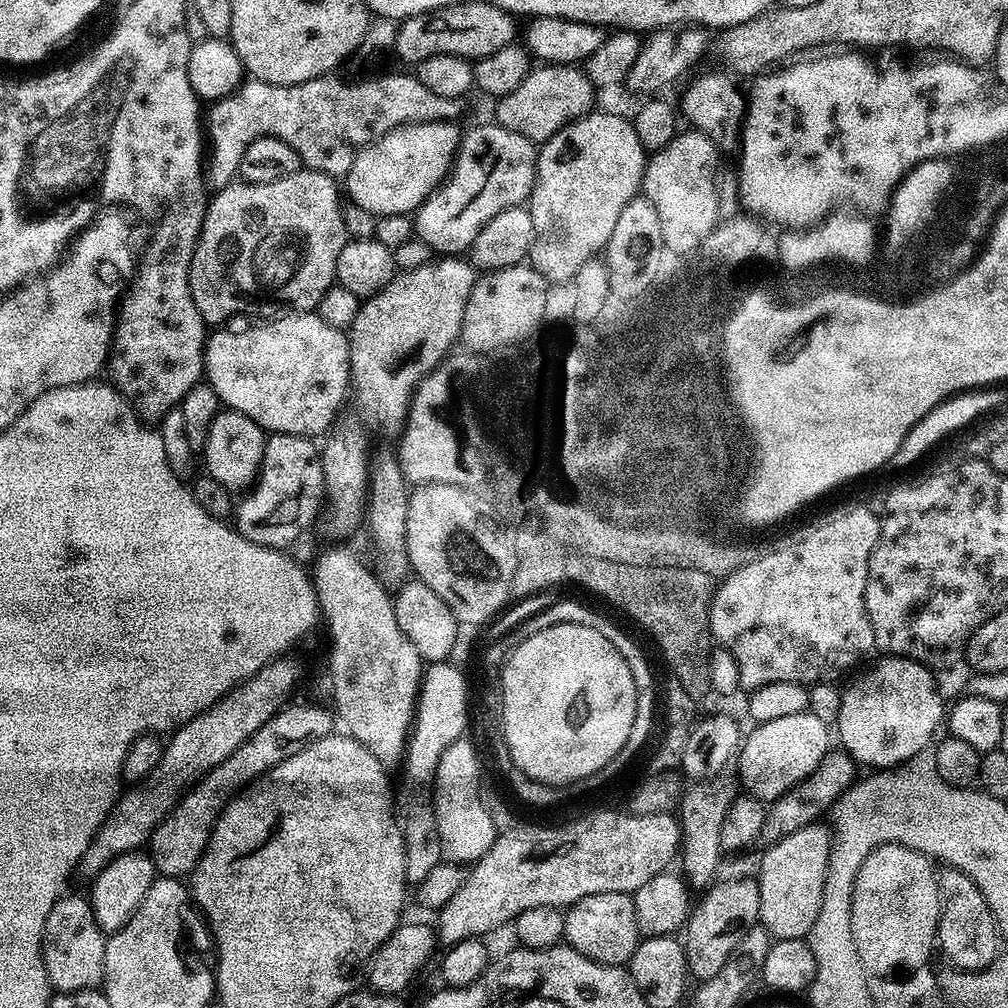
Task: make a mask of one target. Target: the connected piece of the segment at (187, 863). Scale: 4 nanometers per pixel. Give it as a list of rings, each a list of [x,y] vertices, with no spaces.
[[[261,727],[251,740],[246,741],[230,758],[226,758],[222,766],[215,768],[210,775],[195,785],[172,813],[156,827],[150,841],[150,855],[161,877],[179,881],[183,881],[184,876],[191,877],[204,861],[204,855],[208,853],[212,835],[216,832],[216,824],[223,816],[224,809],[245,789],[255,785],[261,777],[280,765],[280,736],[267,727]]]

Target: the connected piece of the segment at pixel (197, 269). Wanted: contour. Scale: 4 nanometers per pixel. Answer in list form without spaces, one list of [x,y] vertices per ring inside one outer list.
[[[304,170],[273,184],[236,182],[215,193],[216,201],[207,205],[190,265],[192,297],[205,325],[223,325],[229,318],[244,314],[255,300],[285,304],[285,309],[296,314],[319,309],[322,298],[337,283],[338,258],[342,258],[342,250],[350,239],[336,184],[325,172]]]

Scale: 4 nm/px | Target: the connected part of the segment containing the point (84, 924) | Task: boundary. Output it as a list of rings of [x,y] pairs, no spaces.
[[[65,895],[50,910],[50,918],[44,931],[44,965],[48,970],[48,982],[57,993],[91,992],[104,983],[106,970],[106,933],[98,926],[87,895]]]

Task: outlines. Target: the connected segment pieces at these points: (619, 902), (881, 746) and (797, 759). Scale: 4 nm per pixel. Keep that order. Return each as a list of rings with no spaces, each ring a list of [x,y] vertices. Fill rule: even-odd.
[[[594,894],[594,898],[582,898],[582,902],[567,909],[564,921],[564,940],[567,947],[582,954],[587,960],[593,960],[595,964],[605,964],[608,968],[631,965],[642,939],[631,895]]]
[[[884,658],[865,676],[860,676],[849,688],[843,689],[842,714],[838,721],[843,751],[847,752],[857,765],[864,764],[868,770],[895,770],[901,764],[909,764],[915,756],[925,755],[933,747],[932,739],[939,728],[946,724],[946,704],[940,697],[941,685],[932,677],[927,663],[911,658]]]
[[[808,712],[790,718],[766,720],[751,737],[745,739],[740,750],[740,778],[749,797],[761,802],[775,802],[787,796],[795,786],[803,785],[822,766],[829,754],[829,725],[818,722]],[[748,791],[748,792],[747,792]]]

